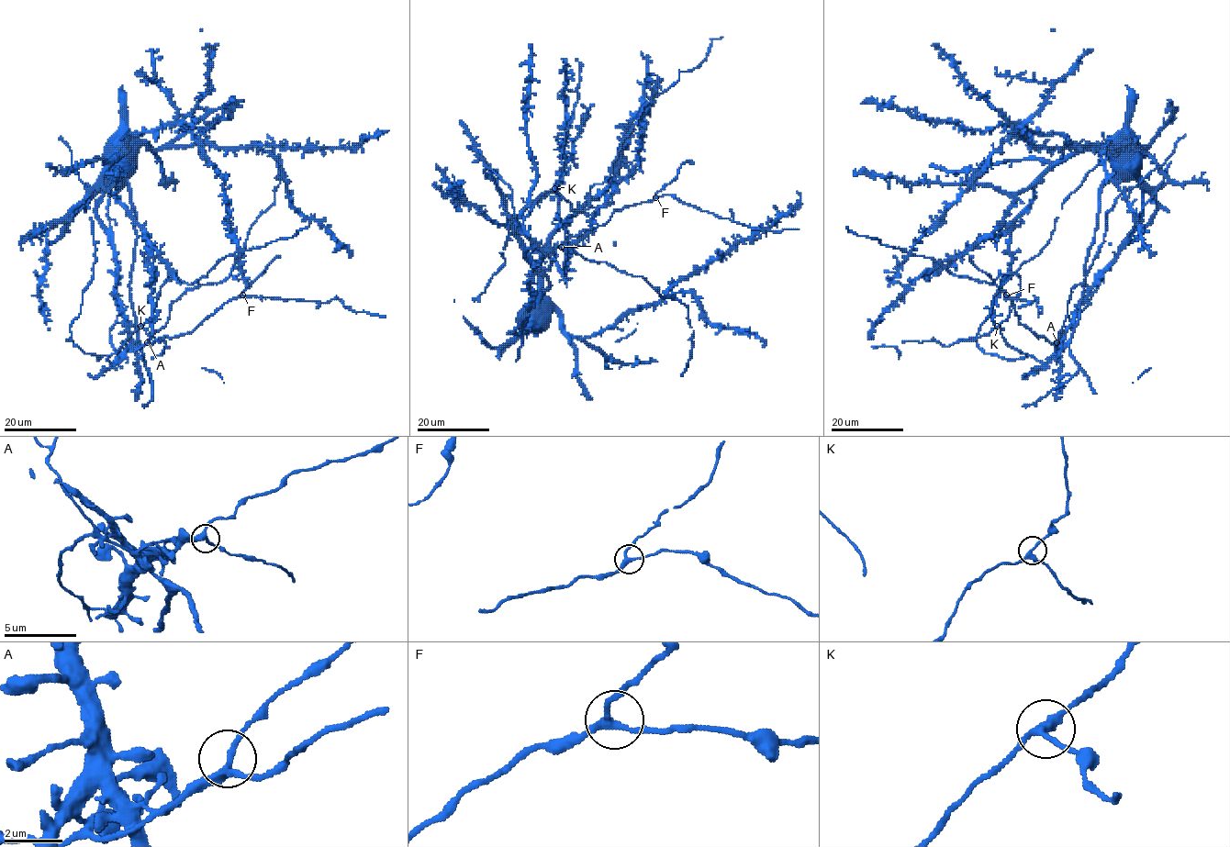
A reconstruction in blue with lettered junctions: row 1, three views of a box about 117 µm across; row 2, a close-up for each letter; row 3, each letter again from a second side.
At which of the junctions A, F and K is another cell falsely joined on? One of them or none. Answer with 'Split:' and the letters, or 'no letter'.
Split: no letter

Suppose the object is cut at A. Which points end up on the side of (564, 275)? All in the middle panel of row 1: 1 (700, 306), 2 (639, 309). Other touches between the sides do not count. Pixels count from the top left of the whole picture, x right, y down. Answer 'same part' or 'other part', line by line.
1: same part
2: same part

